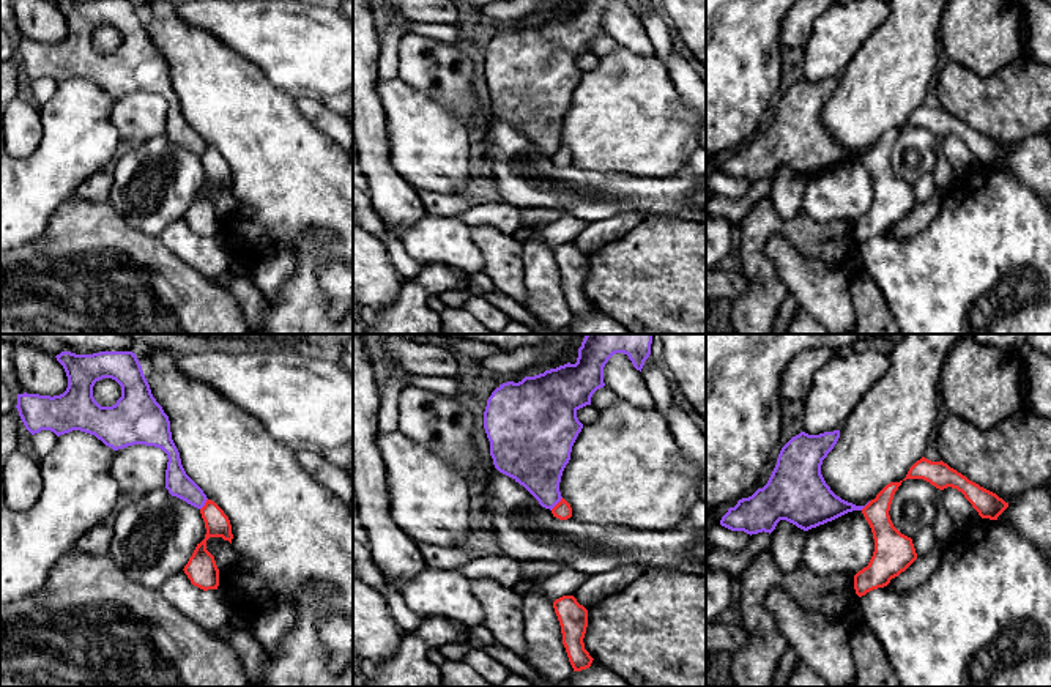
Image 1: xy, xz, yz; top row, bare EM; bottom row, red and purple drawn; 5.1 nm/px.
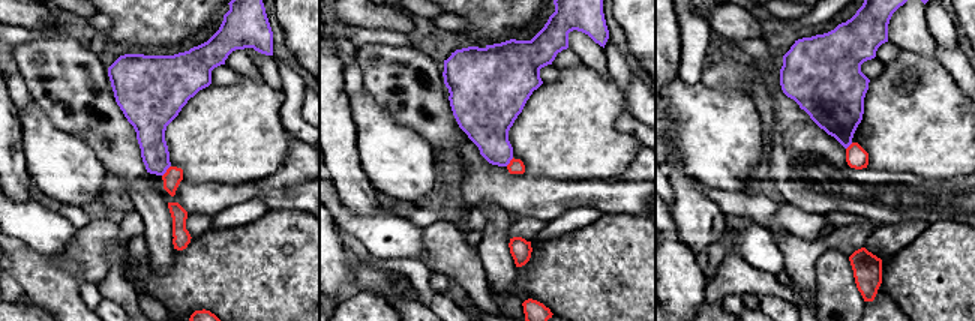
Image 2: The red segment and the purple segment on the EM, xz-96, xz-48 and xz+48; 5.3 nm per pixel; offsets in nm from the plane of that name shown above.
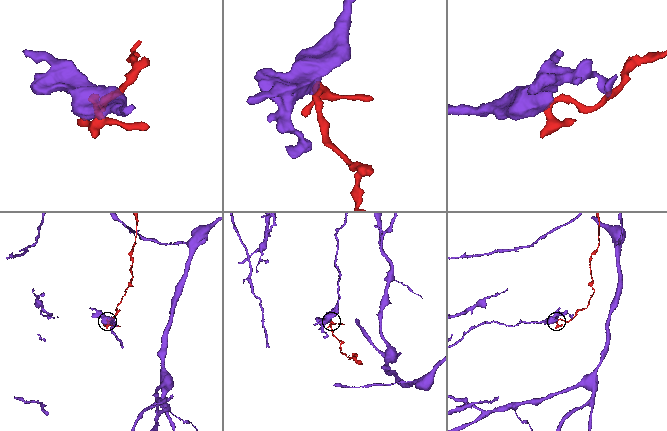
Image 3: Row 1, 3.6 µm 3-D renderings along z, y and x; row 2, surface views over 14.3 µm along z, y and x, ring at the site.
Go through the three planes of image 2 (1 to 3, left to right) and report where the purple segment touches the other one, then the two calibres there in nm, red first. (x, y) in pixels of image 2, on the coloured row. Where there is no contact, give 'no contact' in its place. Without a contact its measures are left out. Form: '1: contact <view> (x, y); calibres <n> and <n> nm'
1: contact xz-96 (167, 171); calibres 100 and 160 nm
2: contact xz-48 (510, 162); calibres 80 and 240 nm
3: contact xz+48 (849, 146); calibres 120 and 300 nm

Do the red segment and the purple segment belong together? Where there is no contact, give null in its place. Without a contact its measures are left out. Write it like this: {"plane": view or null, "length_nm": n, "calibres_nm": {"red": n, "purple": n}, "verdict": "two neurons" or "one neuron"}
{"plane": "xz", "length_nm": 90, "calibres_nm": {"red": 90, "purple": 300}, "verdict": "two neurons"}

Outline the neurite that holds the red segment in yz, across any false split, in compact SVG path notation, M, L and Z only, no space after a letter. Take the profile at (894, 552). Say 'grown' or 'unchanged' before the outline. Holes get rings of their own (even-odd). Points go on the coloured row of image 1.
unchanged; M901 482L887 484L862 509L873 533L875 551L868 566L854 575L854 589L859 597L887 586L892 578L898 577L917 559L912 539L901 534L889 515L893 495Z

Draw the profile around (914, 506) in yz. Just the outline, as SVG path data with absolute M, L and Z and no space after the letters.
M906 479L893 495L890 520L908 537L933 525L938 514L939 488L923 479Z

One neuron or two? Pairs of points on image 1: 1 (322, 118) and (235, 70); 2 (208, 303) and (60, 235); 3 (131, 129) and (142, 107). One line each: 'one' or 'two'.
1: two
2: one
3: one

